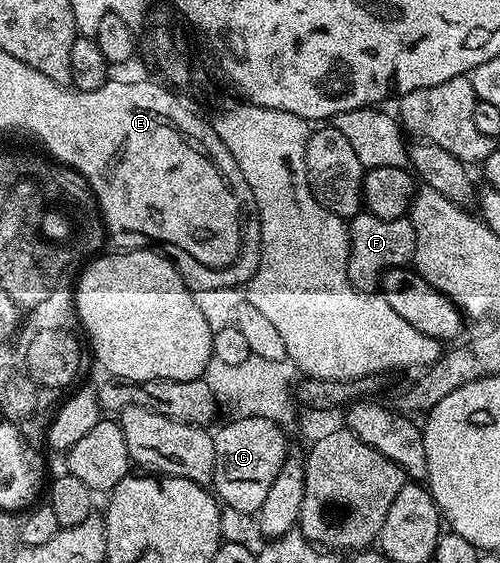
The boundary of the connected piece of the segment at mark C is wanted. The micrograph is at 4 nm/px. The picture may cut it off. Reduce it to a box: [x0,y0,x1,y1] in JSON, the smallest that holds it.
[213,415,289,513]

